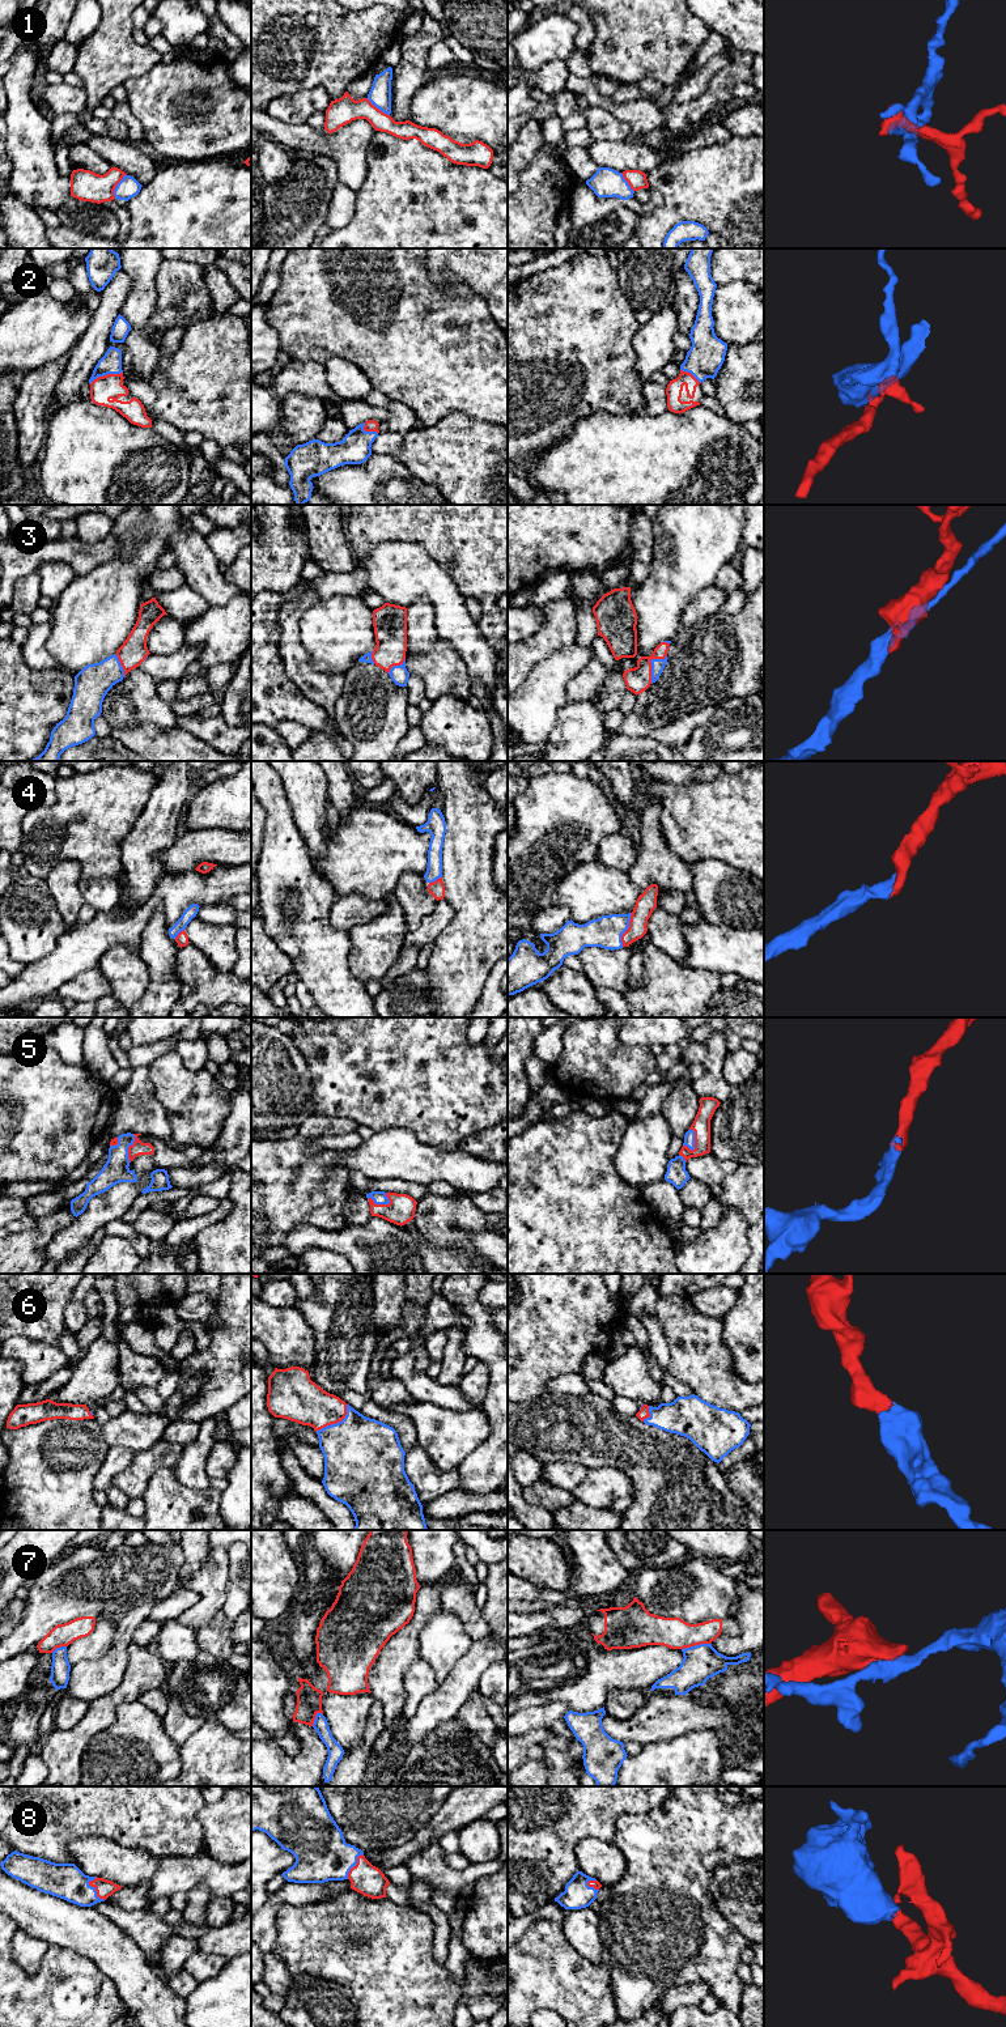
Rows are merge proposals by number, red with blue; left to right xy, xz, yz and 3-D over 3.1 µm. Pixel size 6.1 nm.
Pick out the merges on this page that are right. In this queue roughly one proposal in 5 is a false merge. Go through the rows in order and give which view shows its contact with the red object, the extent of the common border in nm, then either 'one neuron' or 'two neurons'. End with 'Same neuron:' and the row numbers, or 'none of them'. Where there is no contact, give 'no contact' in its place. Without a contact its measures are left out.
1: meets red in xy; contact 170 nm long; two neurons
2: meets red in xy; contact 220 nm long; one neuron
3: meets red in yz; contact 200 nm long; one neuron
4: meets red in yz; contact 220 nm long; one neuron
5: meets red in yz; contact 140 nm long; one neuron
6: meets red in xz; contact 260 nm long; one neuron
7: meets red in yz; contact 180 nm long; two neurons
8: meets red in xy; contact 160 nm long; one neuron
Same neuron: 2, 3, 4, 5, 6, 8

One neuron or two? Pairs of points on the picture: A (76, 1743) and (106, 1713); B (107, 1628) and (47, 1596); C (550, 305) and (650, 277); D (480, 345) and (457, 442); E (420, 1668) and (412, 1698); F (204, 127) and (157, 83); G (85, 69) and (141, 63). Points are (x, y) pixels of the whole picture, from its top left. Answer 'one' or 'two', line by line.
A: one
B: two
C: two
D: two
E: one
F: one
G: one

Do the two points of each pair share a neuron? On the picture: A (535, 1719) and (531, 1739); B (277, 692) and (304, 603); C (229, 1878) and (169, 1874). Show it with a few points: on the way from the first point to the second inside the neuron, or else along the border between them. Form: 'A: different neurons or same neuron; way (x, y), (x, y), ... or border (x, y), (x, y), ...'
A: different neurons; border (550, 1728), (529, 1730), (523, 1736)
B: different neurons; border (280, 637), (279, 655), (284, 672), (302, 692)
C: same neuron; way (215, 1874), (183, 1874)

